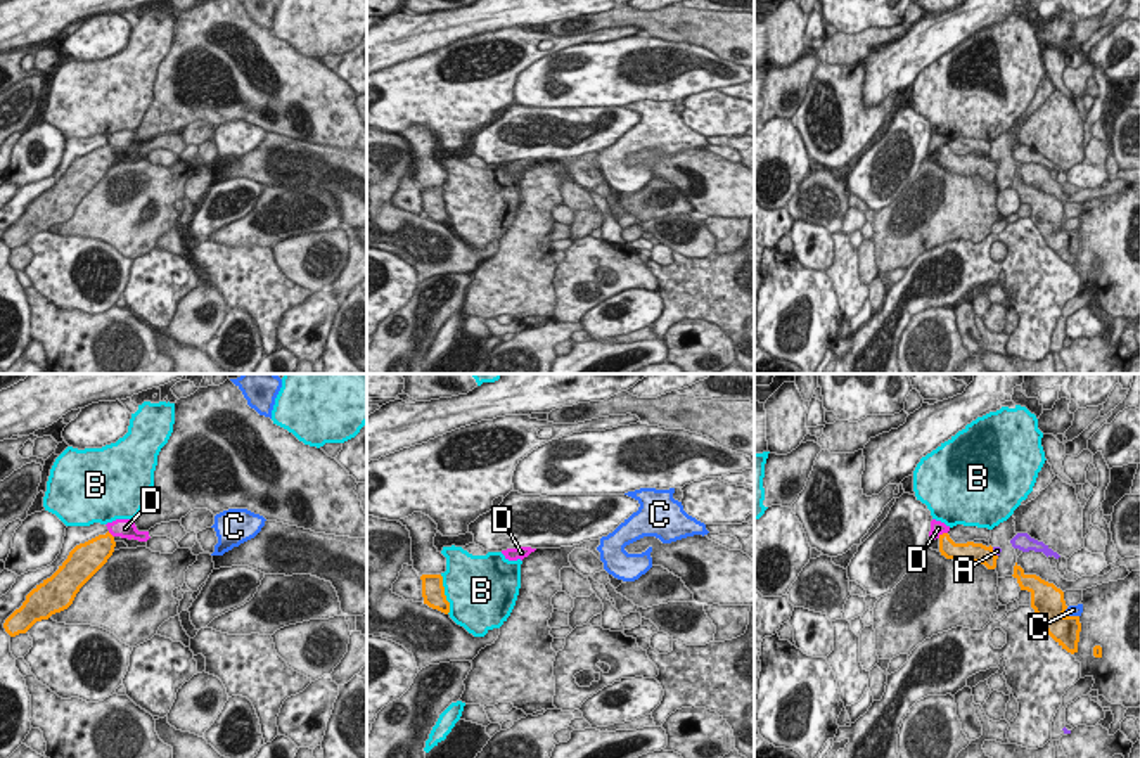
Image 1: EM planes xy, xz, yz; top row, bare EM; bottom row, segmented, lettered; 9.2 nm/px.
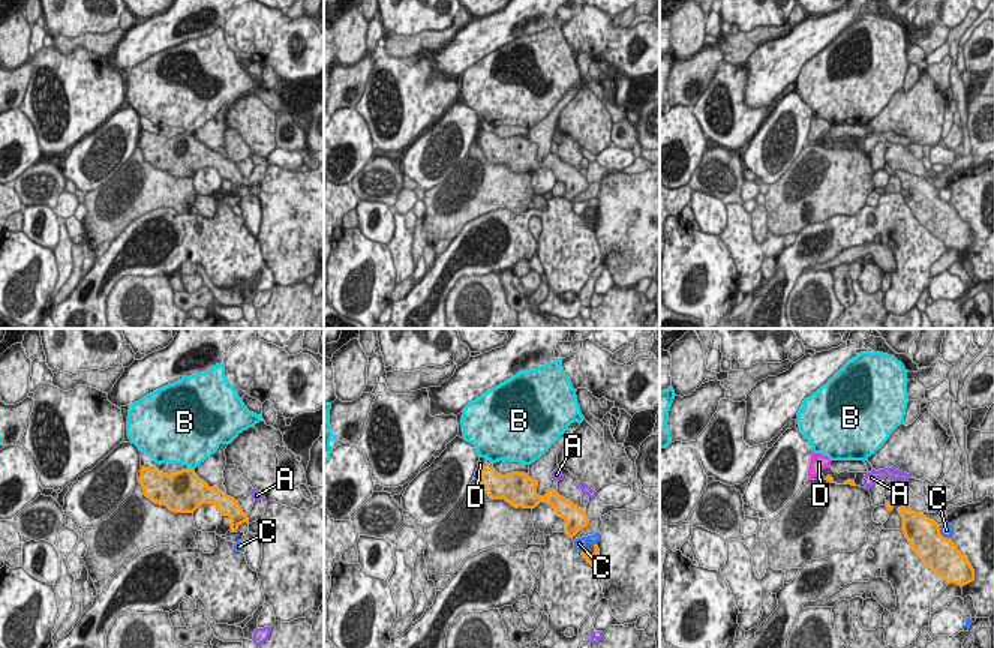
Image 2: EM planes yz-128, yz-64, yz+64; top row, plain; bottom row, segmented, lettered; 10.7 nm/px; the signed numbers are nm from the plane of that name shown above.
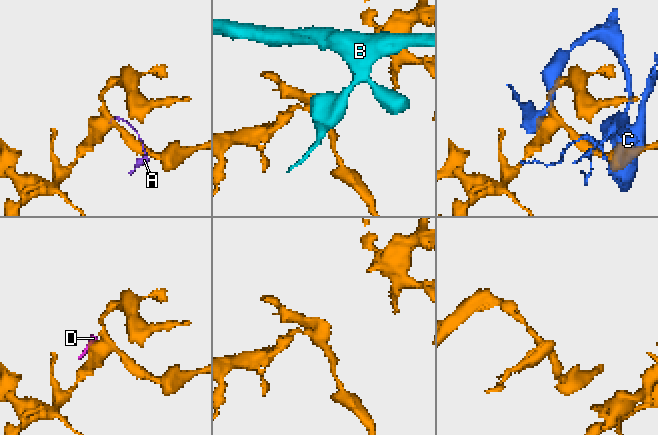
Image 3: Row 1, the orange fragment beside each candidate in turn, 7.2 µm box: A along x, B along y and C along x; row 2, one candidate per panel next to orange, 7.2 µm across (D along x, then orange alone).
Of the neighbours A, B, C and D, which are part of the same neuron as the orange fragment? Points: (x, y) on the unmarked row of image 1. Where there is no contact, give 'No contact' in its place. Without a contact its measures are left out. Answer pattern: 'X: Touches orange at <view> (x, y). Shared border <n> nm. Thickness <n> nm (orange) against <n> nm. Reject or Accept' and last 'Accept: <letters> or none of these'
A: Touches orange at yz (993, 165). Shared border 110 nm. Thickness 190 nm (orange) against 70 nm. Reject
B: Touches orange at xz (443, 206). Shared border 380 nm. Thickness 220 nm (orange) against 480 nm. Reject
C: Touches orange at yz (1071, 229). Shared border 160 nm. Thickness 300 nm (orange) against 100 nm. Reject
D: Touches orange at yz (943, 146). Shared border 110 nm. Thickness 160 nm (orange) against 130 nm. Reject
Accept: none of these.

